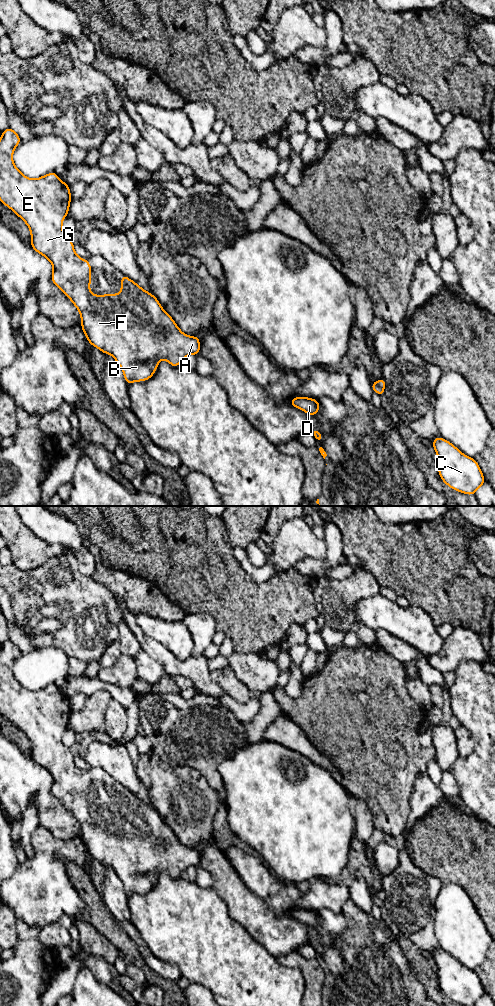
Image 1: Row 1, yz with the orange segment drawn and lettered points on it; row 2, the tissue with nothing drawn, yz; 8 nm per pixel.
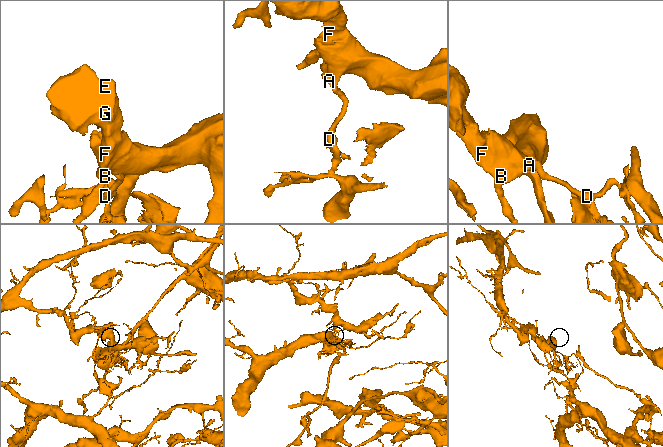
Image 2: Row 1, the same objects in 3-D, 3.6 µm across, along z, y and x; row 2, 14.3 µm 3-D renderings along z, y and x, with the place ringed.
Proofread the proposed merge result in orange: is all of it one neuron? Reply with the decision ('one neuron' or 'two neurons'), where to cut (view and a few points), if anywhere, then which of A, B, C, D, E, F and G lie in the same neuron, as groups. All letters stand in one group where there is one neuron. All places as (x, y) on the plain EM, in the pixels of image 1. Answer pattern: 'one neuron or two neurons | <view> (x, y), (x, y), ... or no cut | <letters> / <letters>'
two neurons | yz (376, 894), (383, 901) | A B D E F G / C

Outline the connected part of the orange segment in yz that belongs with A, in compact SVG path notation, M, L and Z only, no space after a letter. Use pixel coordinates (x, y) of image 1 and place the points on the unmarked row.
M10 639L0 647L0 713L29 739L30 758L52 776L51 792L80 824L81 841L88 854L103 866L113 868L123 882L127 898L136 893L149 892L161 871L168 873L172 879L178 879L188 867L200 866L200 851L184 846L162 821L157 810L124 786L121 787L119 806L97 808L90 804L91 776L75 765L70 748L62 742L72 712L69 697L62 694L54 683L36 691L23 687L12 670L21 653Z

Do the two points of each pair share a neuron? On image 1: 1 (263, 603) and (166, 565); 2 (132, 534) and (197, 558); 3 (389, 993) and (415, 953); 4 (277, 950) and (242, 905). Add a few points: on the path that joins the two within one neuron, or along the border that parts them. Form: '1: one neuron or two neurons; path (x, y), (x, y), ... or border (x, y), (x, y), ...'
1: one neuron; path (239, 603), (213, 580), (190, 565)
2: one neuron; path (148, 534), (157, 534), (181, 549)
3: two neurons; border (397, 942), (410, 970), (421, 983)
4: one neuron; path (276, 939), (253, 916)

